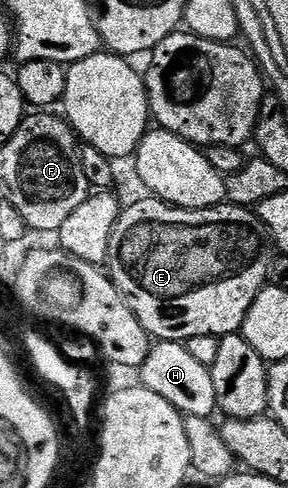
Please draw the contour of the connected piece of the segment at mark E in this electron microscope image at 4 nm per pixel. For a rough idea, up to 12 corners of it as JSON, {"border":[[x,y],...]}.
{"border":[[229,202],[121,209],[108,275],[158,342],[239,331],[270,231]]}

